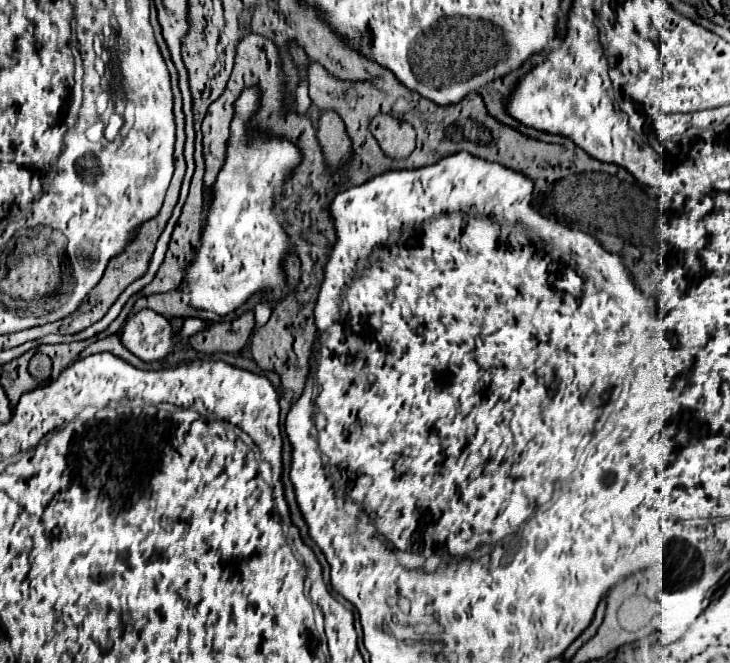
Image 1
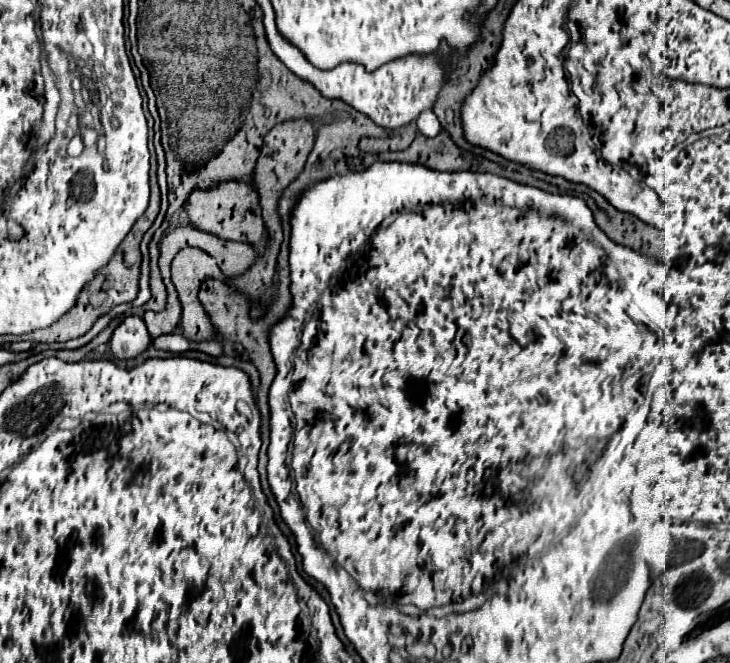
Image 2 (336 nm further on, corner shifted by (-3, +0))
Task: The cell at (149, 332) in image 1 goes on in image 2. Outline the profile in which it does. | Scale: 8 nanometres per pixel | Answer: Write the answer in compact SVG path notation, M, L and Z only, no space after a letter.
M131 315L115 329L113 339L111 339L111 349L115 357L131 359L131 357L137 357L141 351L145 351L149 343L151 339L149 339L143 319Z

